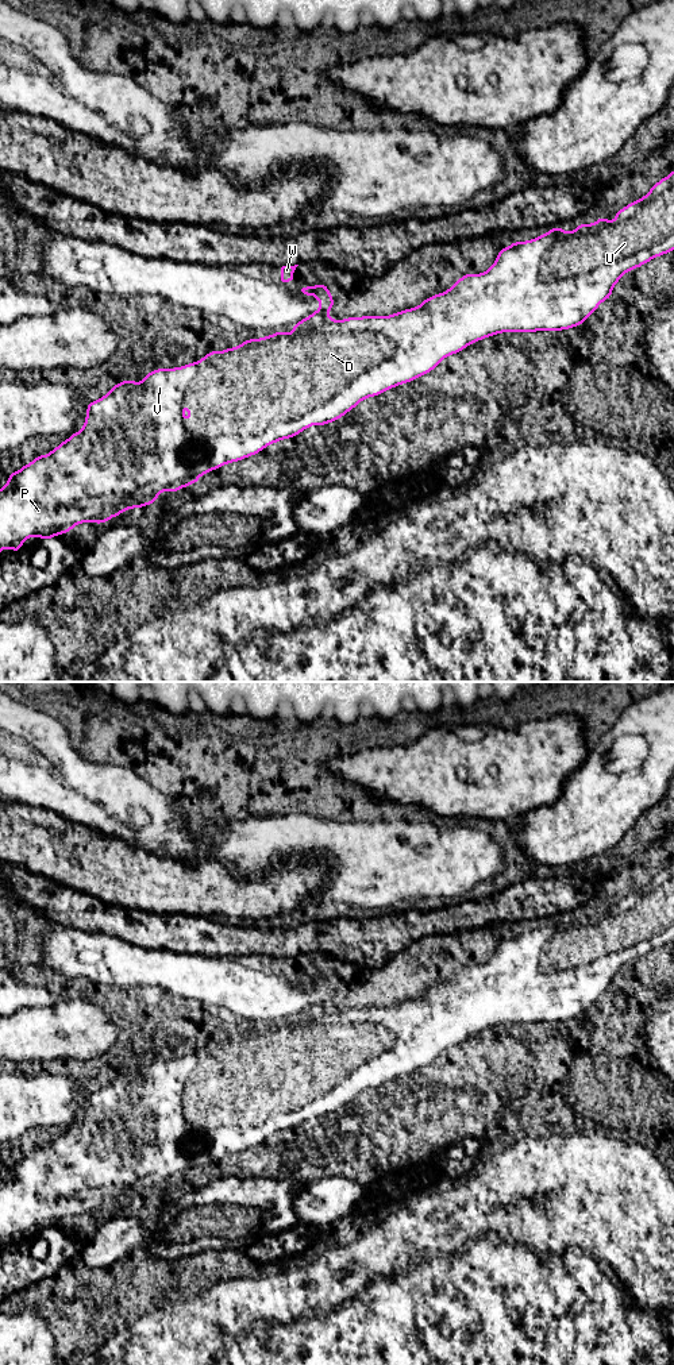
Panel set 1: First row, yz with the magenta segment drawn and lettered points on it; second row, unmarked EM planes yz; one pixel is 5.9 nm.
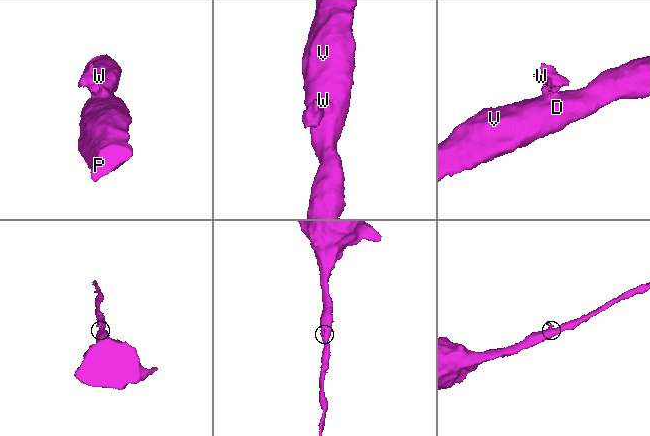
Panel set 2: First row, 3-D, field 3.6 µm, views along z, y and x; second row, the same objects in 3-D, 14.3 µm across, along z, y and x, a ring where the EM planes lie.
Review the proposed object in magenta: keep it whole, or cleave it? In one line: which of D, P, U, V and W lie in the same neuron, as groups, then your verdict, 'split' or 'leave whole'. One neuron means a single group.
D P U V / W; split

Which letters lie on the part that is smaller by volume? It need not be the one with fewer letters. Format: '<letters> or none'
W

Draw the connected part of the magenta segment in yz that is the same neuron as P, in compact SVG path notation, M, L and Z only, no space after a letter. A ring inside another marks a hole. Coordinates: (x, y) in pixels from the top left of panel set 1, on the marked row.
M674 169L667 177L659 180L640 200L631 201L628 205L617 211L615 217L616 220L613 223L606 220L605 216L600 216L594 224L579 223L571 232L566 232L562 227L554 227L539 238L534 238L527 242L515 240L509 247L498 250L497 259L485 273L467 273L462 275L448 290L423 300L419 306L404 309L389 316L346 317L339 321L326 324L319 329L293 333L278 331L261 339L247 339L242 342L240 346L230 347L224 351L212 350L200 360L185 366L174 369L155 369L143 375L142 383L124 379L113 385L105 396L86 404L88 412L80 432L73 432L68 440L61 441L61 444L57 448L53 448L47 455L38 455L28 464L23 464L19 471L9 473L8 482L0 487L0 552L7 547L11 548L11 552L22 551L22 544L32 536L42 537L47 541L54 536L69 533L77 524L96 523L101 525L112 517L120 516L130 508L139 509L150 504L155 504L161 491L166 490L172 494L188 485L196 485L201 475L220 469L227 463L243 460L251 455L257 455L269 444L296 437L301 431L305 431L311 425L327 425L339 420L354 409L362 400L375 397L388 389L409 383L413 379L431 373L444 358L463 351L469 344L477 343L485 338L492 338L493 335L501 332L524 333L538 331L565 331L584 324L602 301L612 297L613 286L625 273L646 265L654 258L674 251ZM184 404L189 406L188 428L184 424Z

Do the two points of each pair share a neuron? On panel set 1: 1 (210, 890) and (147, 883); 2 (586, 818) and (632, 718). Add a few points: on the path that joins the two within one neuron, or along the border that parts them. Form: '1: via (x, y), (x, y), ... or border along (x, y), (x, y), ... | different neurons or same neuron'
1: via (195, 887), (162, 885) | same neuron
2: via (615, 802), (653, 764), (653, 745) | same neuron

